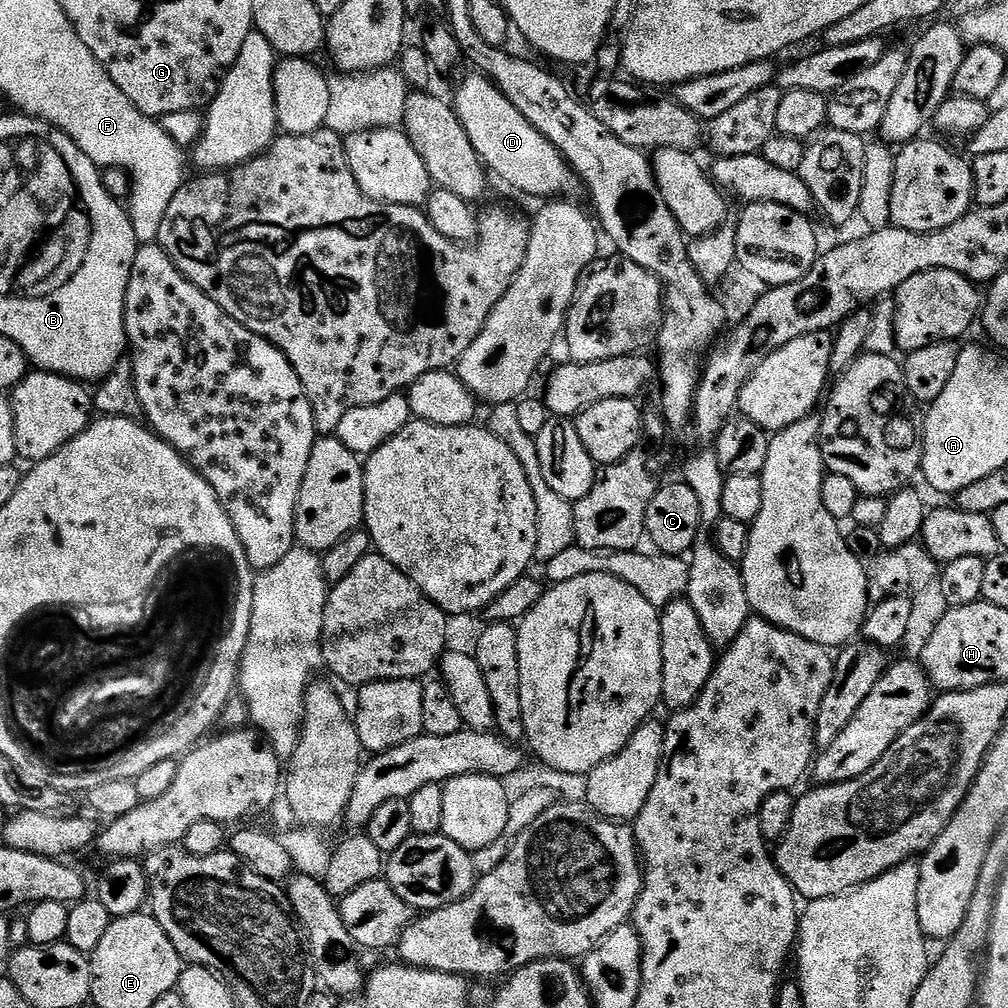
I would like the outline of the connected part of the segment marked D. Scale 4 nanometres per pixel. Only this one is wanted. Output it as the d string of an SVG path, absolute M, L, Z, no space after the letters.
M471 74L456 88L454 107L474 150L493 173L497 172L506 183L528 196L560 198L572 188L574 173L567 160L510 102L496 89L489 77Z

